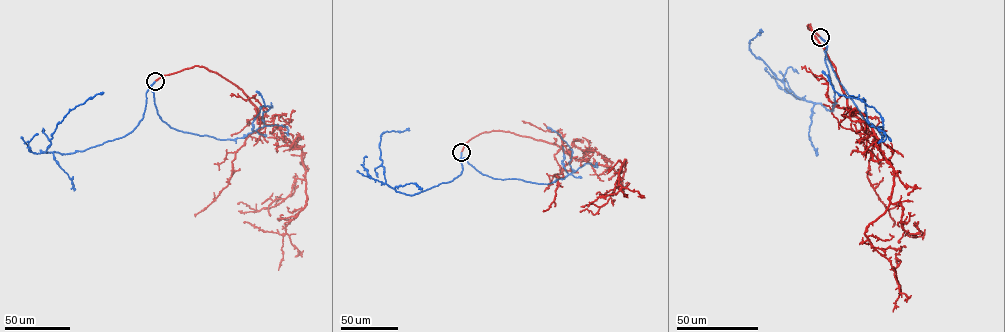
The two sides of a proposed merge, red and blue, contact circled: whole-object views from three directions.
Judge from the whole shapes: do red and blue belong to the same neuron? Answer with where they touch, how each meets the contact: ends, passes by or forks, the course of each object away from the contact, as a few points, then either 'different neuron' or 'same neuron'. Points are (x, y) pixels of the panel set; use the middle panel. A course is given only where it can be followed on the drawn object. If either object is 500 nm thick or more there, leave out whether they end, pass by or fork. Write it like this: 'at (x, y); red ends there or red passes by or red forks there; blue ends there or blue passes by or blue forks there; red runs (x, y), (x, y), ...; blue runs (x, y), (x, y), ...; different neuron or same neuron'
at (461, 152); red ends there; blue ends there; red runs (461, 152), (481, 133), (501, 131), (555, 144), (617, 173), (625, 171), (625, 159), (620, 190), (588, 206); blue runs (461, 152), (461, 173), (451, 181), (413, 195), (396, 191), (385, 183), (380, 135), (408, 128); same neuron

